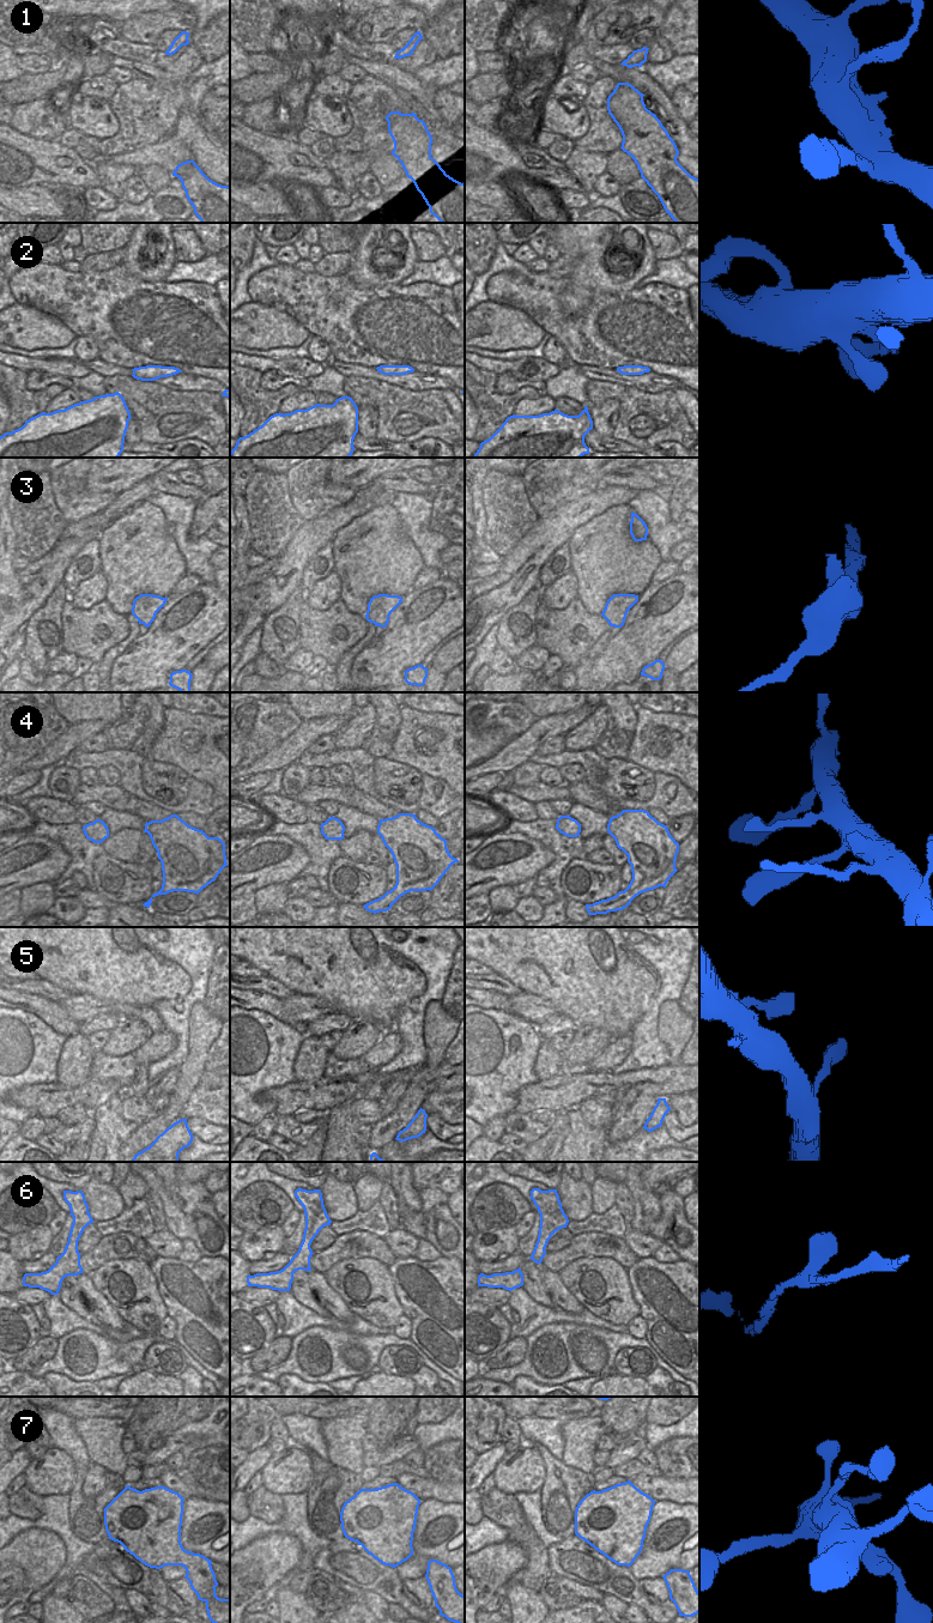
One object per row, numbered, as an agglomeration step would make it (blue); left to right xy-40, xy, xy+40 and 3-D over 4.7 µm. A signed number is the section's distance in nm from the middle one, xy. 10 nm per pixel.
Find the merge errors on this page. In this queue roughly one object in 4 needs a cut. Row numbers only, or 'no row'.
1, 3

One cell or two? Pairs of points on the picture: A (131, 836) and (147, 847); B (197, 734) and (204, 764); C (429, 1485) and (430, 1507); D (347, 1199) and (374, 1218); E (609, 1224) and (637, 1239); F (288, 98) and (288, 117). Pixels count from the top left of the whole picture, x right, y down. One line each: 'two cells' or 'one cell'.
A: two cells
B: one cell
C: two cells
D: two cells
E: two cells
F: one cell

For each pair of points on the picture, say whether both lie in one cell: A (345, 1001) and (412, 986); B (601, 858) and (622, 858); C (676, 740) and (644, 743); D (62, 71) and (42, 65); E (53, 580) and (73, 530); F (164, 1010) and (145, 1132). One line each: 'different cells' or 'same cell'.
A: same cell
B: different cells
C: same cell
D: different cells
E: same cell
F: different cells

